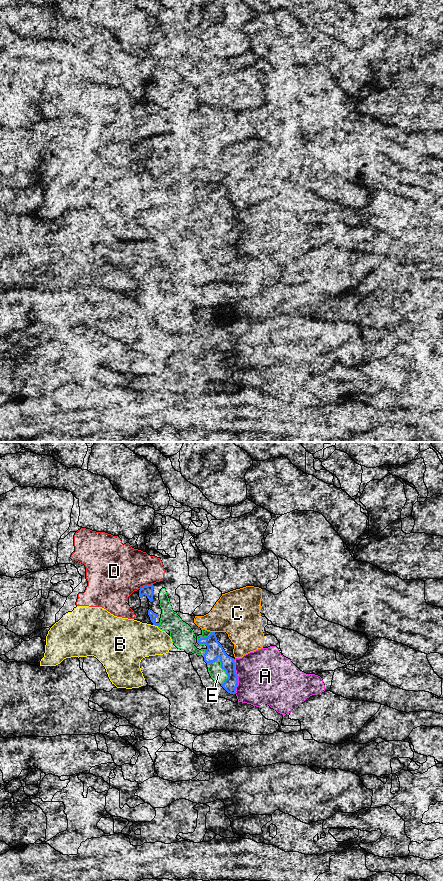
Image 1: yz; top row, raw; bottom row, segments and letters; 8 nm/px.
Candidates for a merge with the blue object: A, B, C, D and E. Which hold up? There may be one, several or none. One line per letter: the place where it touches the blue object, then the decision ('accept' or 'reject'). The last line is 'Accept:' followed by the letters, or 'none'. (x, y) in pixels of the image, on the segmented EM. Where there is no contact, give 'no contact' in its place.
A: yz (237, 676) | reject
B: yz (155, 625) | reject
C: yz (213, 632) | reject
D: yz (145, 586) | reject
E: yz (224, 669) | accept
Accept: E

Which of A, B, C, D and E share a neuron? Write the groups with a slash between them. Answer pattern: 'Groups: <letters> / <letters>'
Groups: A / B / C / D / E

